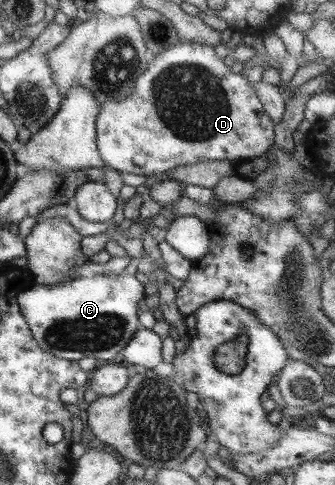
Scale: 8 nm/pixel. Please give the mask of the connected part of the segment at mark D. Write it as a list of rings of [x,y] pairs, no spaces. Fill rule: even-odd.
[[[181,41],[171,49],[163,50],[159,55],[150,60],[148,70],[139,79],[132,90],[132,94],[125,101],[107,101],[100,106],[96,119],[96,142],[103,161],[118,173],[128,173],[147,177],[163,178],[165,172],[171,171],[180,165],[195,165],[203,160],[229,160],[230,162],[250,161],[254,157],[262,156],[274,145],[274,123],[265,113],[263,104],[258,98],[252,84],[247,82],[244,71],[240,68],[229,67],[220,60],[211,46]]]

